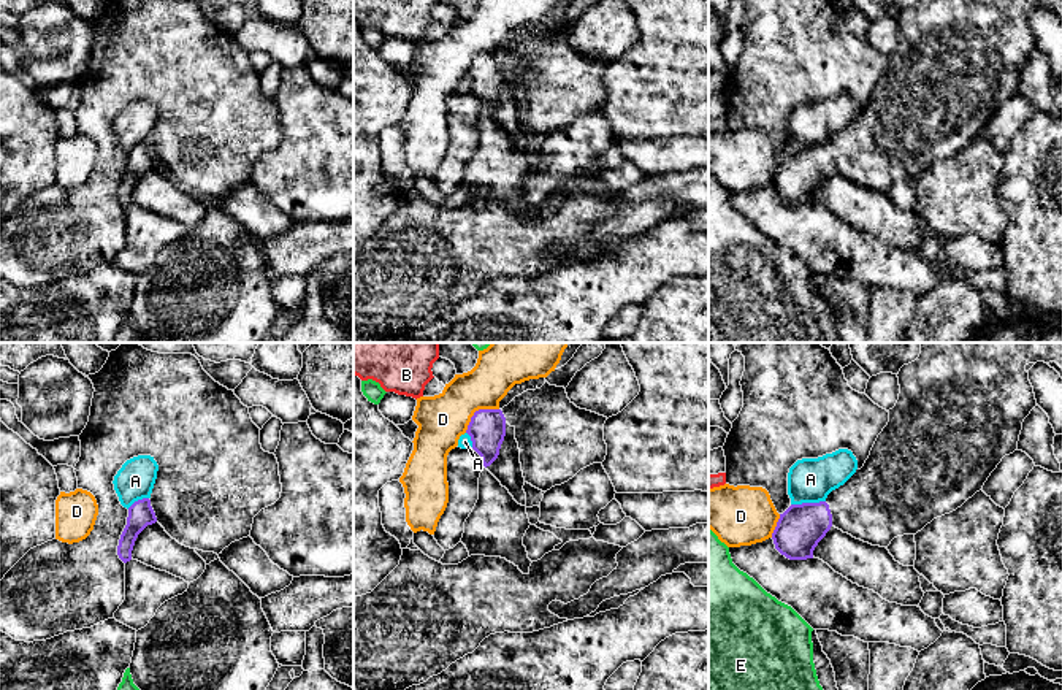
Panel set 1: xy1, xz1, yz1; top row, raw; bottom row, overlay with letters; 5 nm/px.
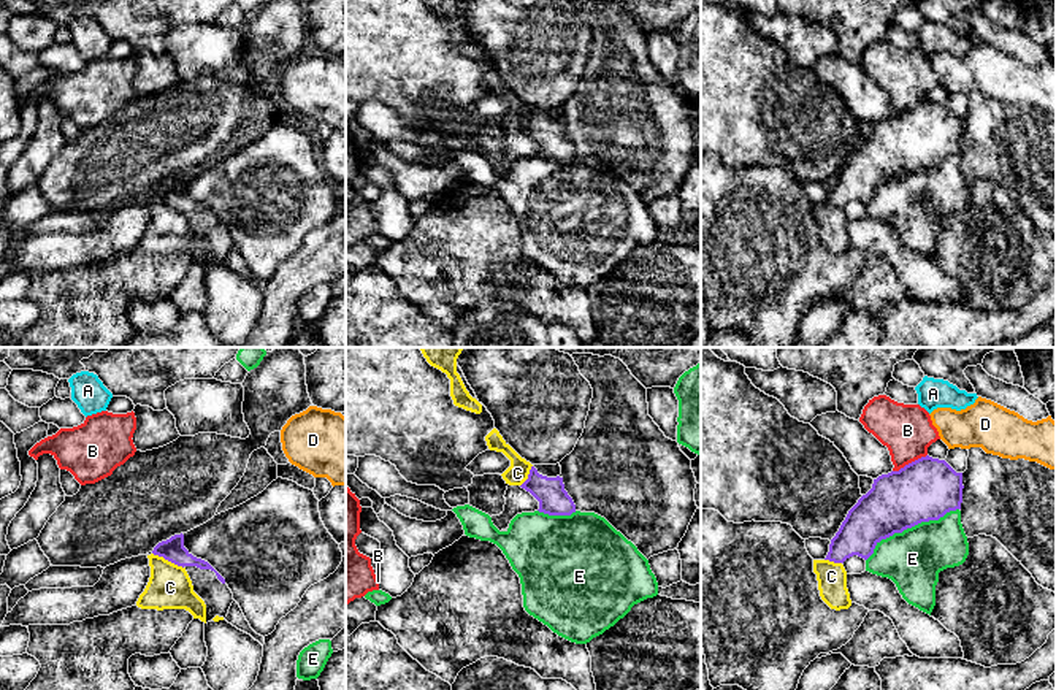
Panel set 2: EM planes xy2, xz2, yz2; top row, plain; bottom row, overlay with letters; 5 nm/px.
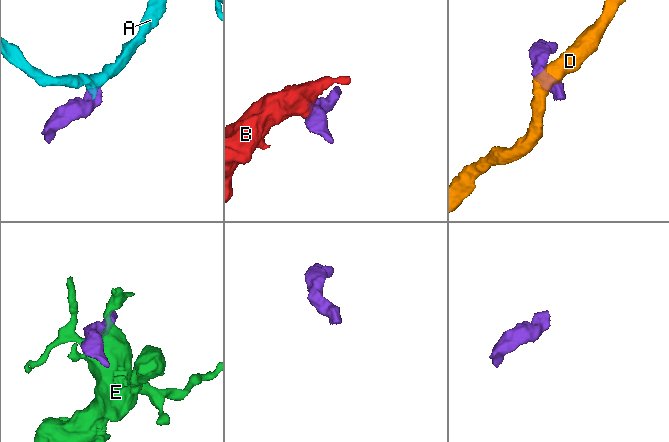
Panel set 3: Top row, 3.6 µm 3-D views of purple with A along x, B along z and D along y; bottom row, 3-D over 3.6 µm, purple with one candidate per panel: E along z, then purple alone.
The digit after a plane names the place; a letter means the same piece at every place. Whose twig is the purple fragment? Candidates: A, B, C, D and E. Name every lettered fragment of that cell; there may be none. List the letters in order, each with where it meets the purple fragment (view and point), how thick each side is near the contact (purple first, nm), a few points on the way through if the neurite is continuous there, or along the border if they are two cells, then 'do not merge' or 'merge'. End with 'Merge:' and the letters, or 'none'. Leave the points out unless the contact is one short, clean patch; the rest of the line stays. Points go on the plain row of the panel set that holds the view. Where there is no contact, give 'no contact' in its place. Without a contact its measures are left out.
A: yz1 (807, 148) | 240/220 nm | along yz1 (825, 145), (791, 149) | do not merge
B: yz2 (909, 108) | 320/260 nm | along yz2 (926, 99), (893, 116) | do not merge
C: xy2 (168, 205) | 120/220 nm | along xy2 (153, 197), (183, 213) | do not merge
D: xz1 (476, 56) | 190/240 nm | along xz1 (498, 53), (479, 53), (465, 76) | do not merge
E: yz2 (909, 172) | 320/300 nm | do not merge
Merge: none

